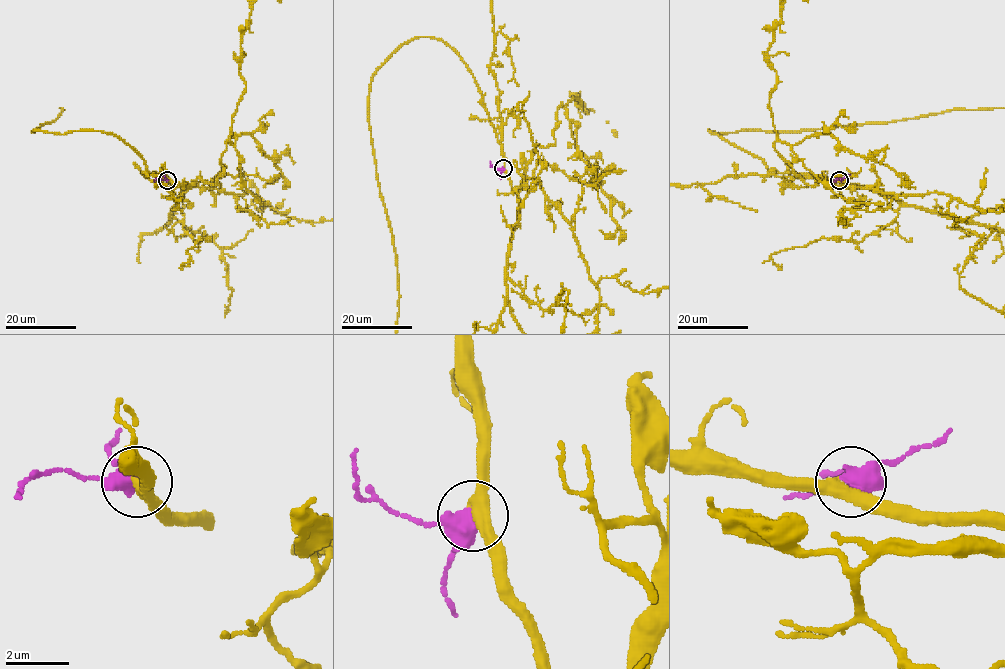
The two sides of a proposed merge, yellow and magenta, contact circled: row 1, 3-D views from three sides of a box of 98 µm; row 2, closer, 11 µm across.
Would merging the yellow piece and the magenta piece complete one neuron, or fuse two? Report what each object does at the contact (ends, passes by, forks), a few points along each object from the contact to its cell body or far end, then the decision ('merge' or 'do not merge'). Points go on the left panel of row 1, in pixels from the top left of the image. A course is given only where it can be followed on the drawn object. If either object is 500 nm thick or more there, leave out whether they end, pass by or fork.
yellow runs (167, 180), (147, 171), (115, 134), (32, 132), (62, 107); magenta runs (167, 179), (155, 181); merge

